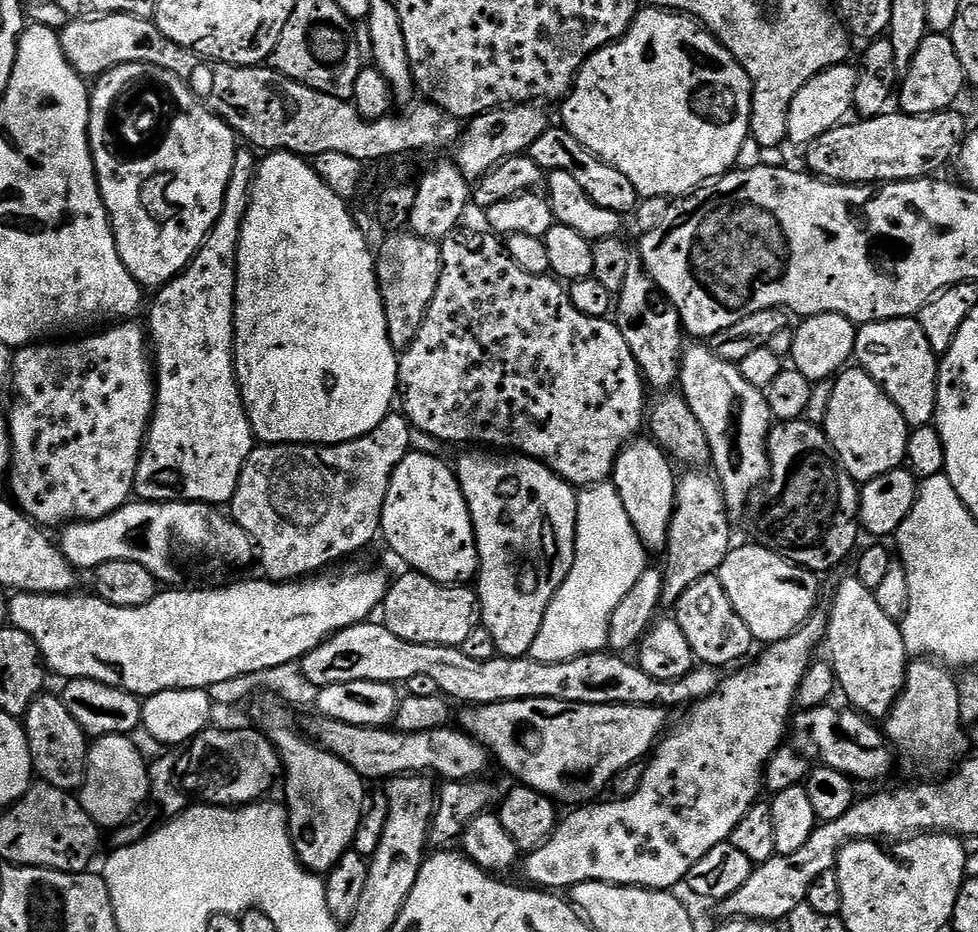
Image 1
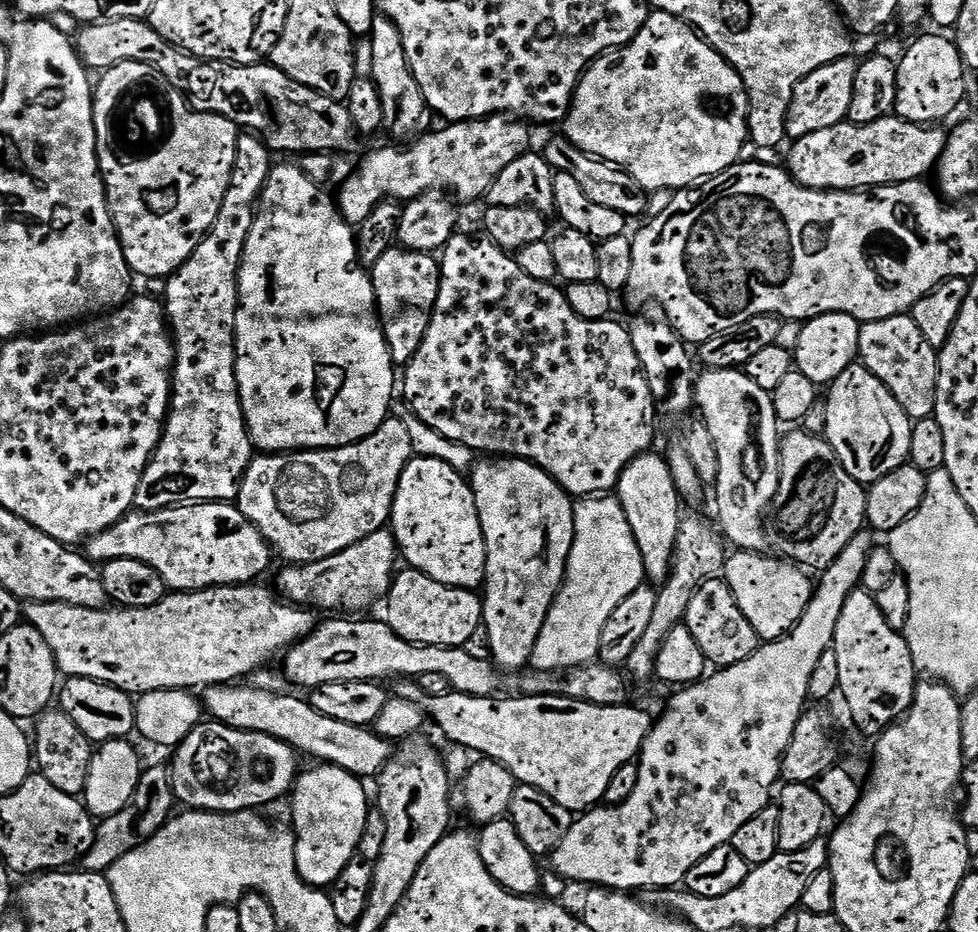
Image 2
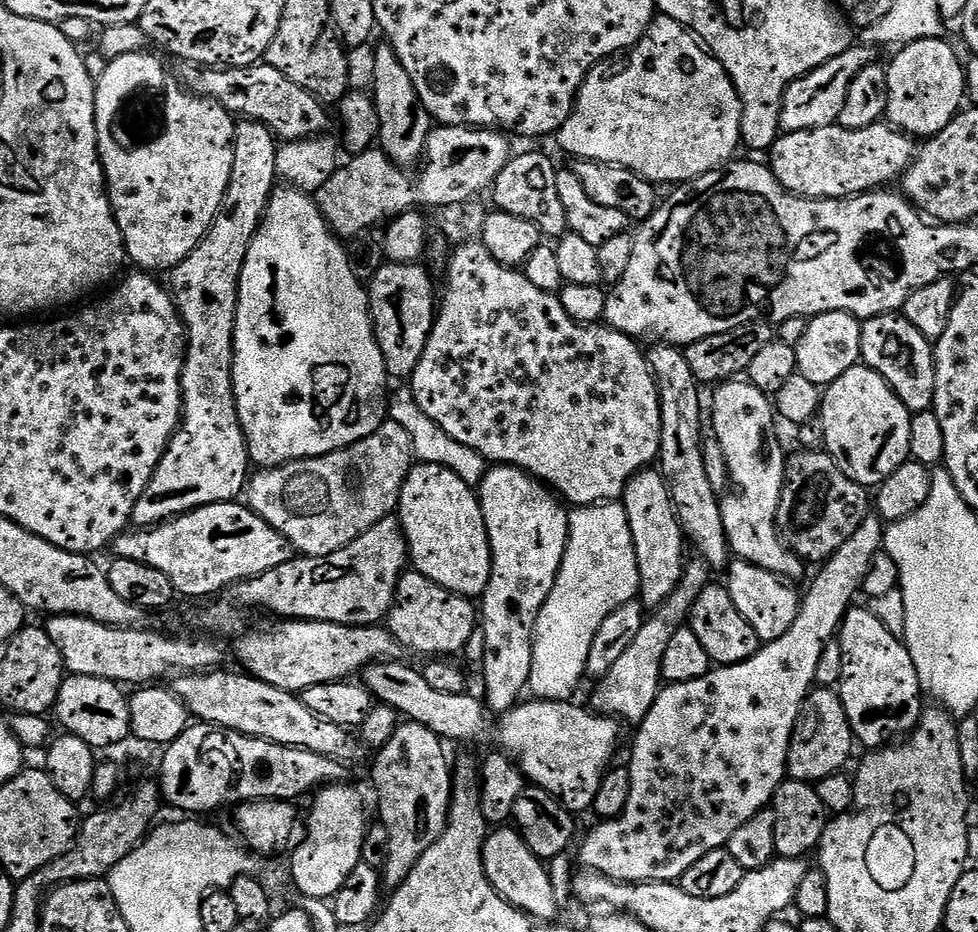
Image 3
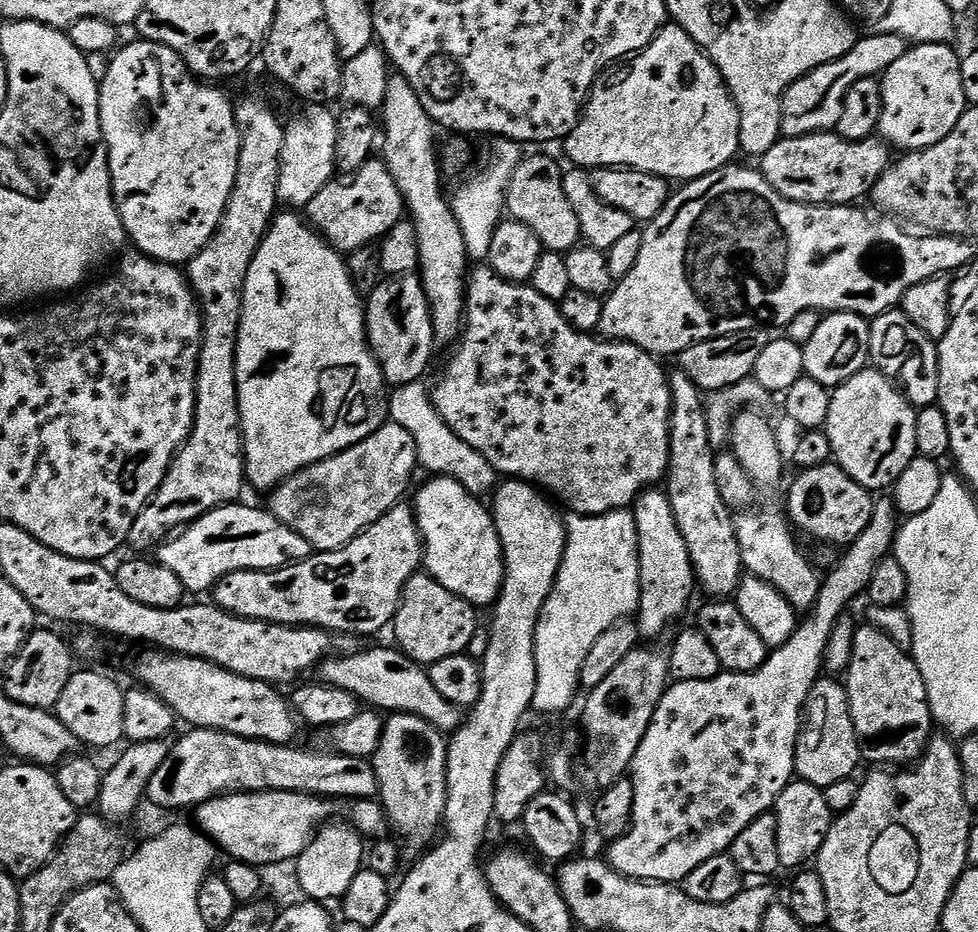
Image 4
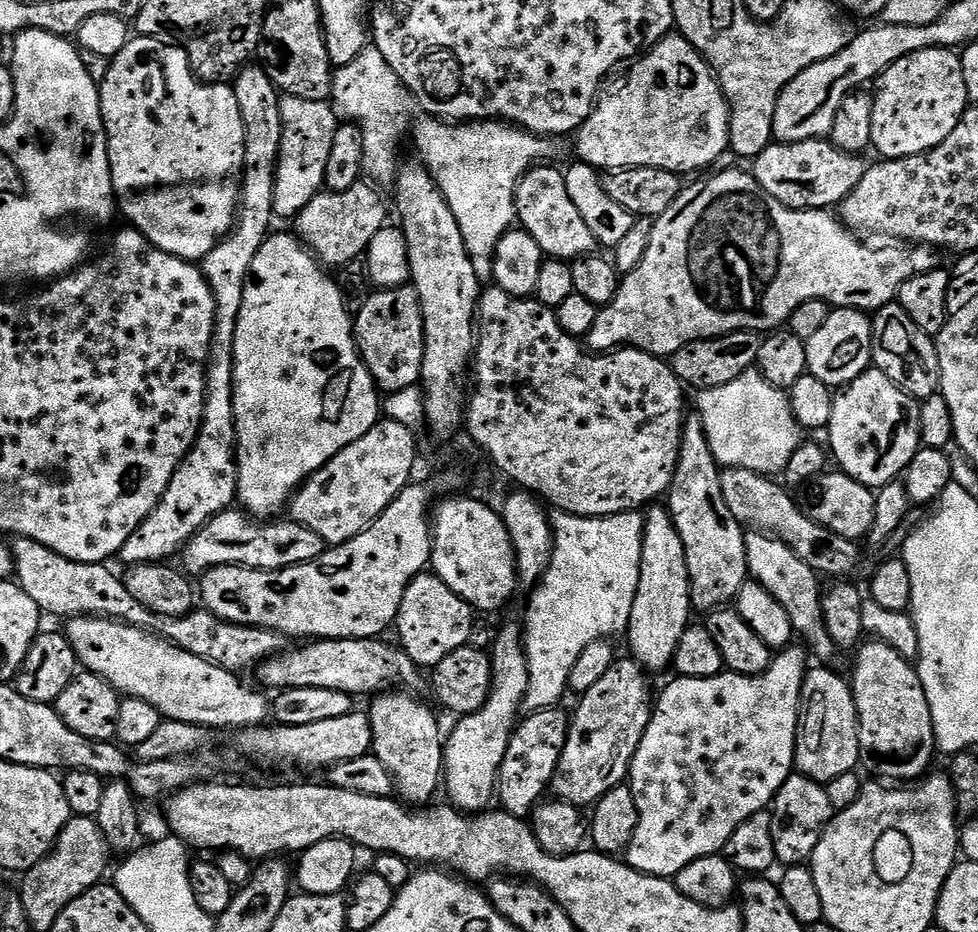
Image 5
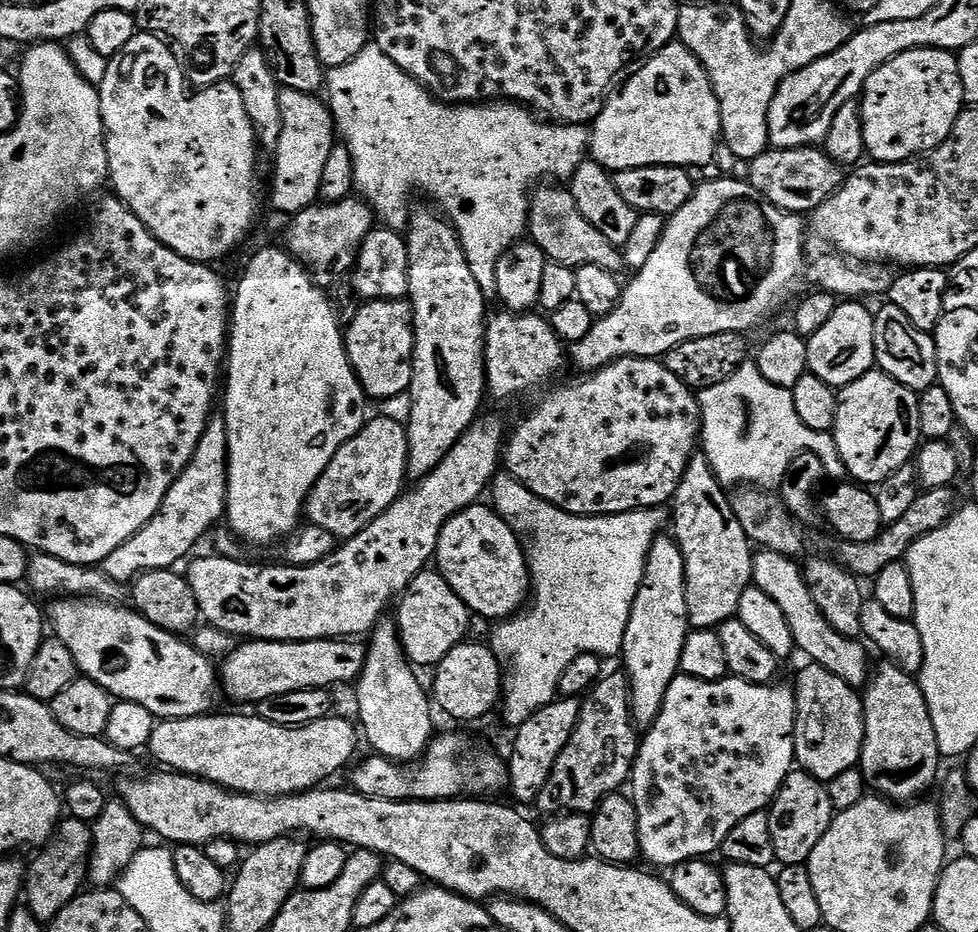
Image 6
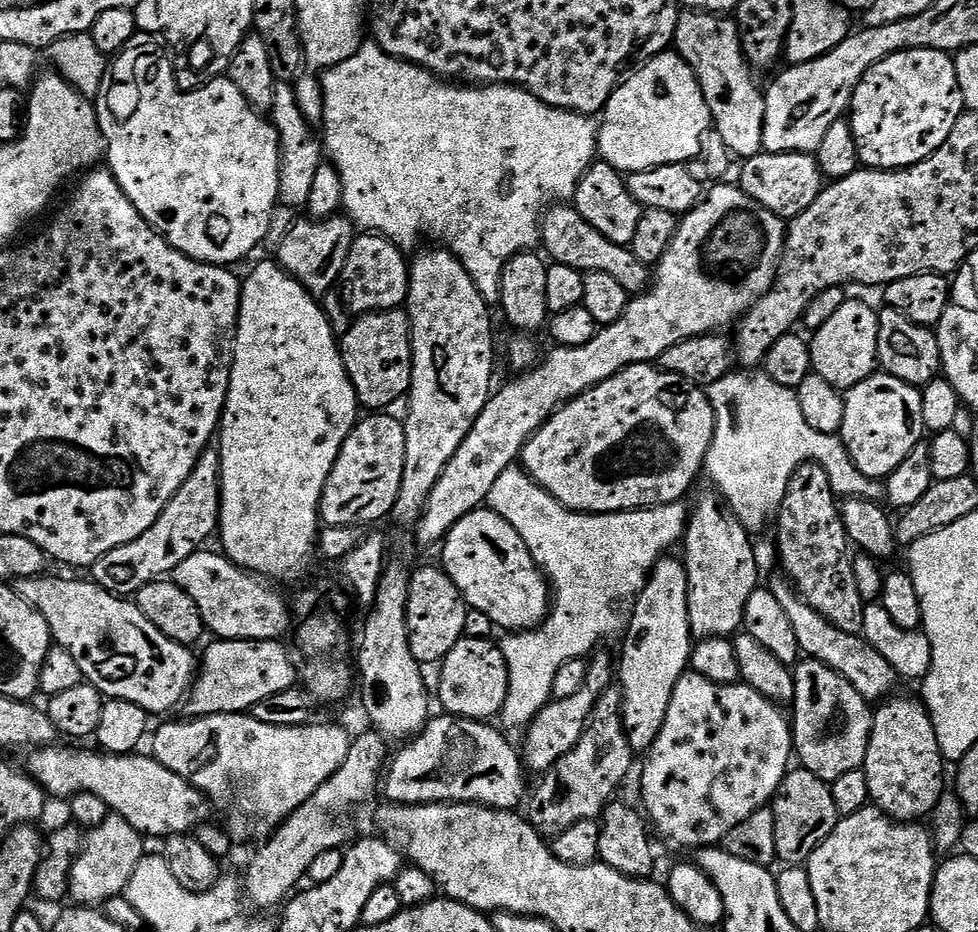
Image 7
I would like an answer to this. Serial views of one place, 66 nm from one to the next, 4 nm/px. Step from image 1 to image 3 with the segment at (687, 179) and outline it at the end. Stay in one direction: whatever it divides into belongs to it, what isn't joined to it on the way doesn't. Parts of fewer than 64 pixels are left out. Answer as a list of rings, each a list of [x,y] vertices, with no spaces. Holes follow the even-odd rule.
[[[657,15],[628,58],[628,65],[621,72],[607,76],[603,67],[597,66],[584,79],[570,118],[558,133],[562,151],[580,162],[593,160],[596,164],[628,168],[657,186],[679,186],[696,180],[715,168],[723,168],[737,155],[736,147],[739,149],[742,144],[742,102],[738,90],[723,66],[688,29],[674,22],[674,18]]]

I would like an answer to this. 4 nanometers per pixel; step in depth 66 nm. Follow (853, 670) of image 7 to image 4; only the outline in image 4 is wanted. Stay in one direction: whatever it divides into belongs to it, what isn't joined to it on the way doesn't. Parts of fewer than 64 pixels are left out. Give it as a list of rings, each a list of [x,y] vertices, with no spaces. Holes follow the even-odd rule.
[[[772,504],[756,507],[749,507],[735,517],[744,572],[770,582],[770,586],[774,586],[774,590],[778,590],[778,594],[782,594],[782,598],[786,598],[786,602],[790,602],[790,606],[795,608],[797,613],[807,613],[814,606],[820,593],[821,573],[809,557],[808,561],[800,553],[800,548],[796,545],[797,537],[785,513],[781,509],[779,512]]]

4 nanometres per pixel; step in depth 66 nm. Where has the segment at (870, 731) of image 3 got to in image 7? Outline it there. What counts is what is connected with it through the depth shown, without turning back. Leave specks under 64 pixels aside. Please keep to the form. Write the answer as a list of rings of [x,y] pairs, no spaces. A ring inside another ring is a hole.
[[[900,695],[885,699],[873,711],[872,733],[862,770],[875,807],[897,822],[920,822],[931,816],[940,796],[946,792],[946,761],[940,753],[928,709],[919,699]]]

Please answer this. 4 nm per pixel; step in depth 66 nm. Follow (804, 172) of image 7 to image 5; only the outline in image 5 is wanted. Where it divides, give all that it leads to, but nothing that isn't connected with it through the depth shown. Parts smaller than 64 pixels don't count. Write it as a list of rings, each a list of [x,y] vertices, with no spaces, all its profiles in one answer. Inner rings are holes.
[[[831,139],[803,140],[793,144],[773,142],[762,154],[754,157],[752,177],[782,206],[794,210],[832,210],[862,182],[866,161],[863,155],[846,154],[833,146]]]

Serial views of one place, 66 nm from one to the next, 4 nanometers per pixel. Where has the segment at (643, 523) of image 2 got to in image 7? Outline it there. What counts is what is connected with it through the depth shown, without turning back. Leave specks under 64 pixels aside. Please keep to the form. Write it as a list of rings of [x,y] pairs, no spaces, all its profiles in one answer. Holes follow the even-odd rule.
[[[665,555],[658,561],[640,595],[635,597],[632,621],[627,621],[624,649],[618,656],[618,687],[622,694],[622,718],[633,753],[646,754],[662,734],[666,710],[678,678],[689,671],[694,637],[688,617],[688,575],[683,559]]]

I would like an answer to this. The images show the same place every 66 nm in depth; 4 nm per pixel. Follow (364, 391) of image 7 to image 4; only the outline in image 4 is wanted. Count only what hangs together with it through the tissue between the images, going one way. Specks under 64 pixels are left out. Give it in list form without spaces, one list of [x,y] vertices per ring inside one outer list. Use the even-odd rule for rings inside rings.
[[[419,275],[381,279],[366,298],[364,328],[368,331],[368,347],[384,375],[385,385],[398,389],[425,379],[424,371],[432,364],[432,351],[438,347],[438,341],[432,325],[430,302]]]

